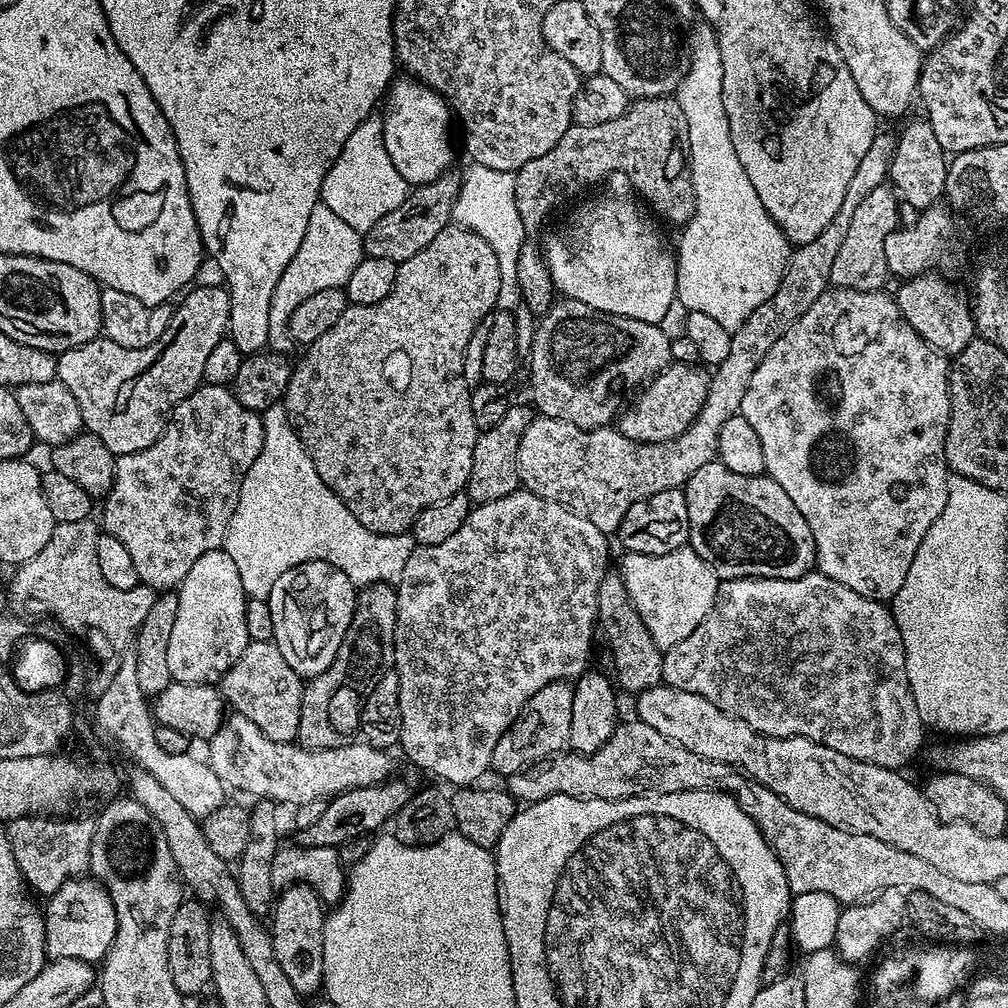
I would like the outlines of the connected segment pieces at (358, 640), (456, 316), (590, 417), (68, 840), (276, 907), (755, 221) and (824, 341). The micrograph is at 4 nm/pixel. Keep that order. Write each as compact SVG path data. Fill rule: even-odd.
M366 584L357 591L354 614L342 638L342 646L338 646L338 654L334 654L334 662L304 685L302 714L296 735L303 747L309 750L341 748L359 733L362 706L370 690L374 690L378 678L393 667L397 622L398 598L392 584Z
M449 222L442 230L438 230L438 234L428 245L422 246L422 250L418 250L418 254L414 254L414 258L399 261L394 286L390 290L390 294L386 294L386 298L382 298L382 302L374 302L374 306L349 304L346 310L342 310L342 318L338 318L338 322L334 322L334 326L330 326L330 330L326 330L326 334L322 334L322 338L314 338L314 342L303 349L304 357L300 361L298 359L295 361L292 377L286 386L282 401L284 408L288 411L288 421L295 428L297 434L300 435L300 440L304 444L305 450L307 450L314 462L314 470L318 470L318 478L322 478L322 482L326 482L326 486L330 486L332 493L348 507L350 514L354 514L354 518L358 518L358 522L362 522L362 526L366 526L366 530L386 534L387 536L393 536L399 532L408 532L412 527L414 518L418 518L418 514L422 510L426 510L426 506L434 506L438 502L442 502L446 498L450 498L454 494L467 489L468 479L470 478L470 462L474 462L474 446L476 445L478 430L474 426L474 414L470 410L470 386L464 377L466 346L470 346L470 337L474 334L474 330L478 330L478 326L483 320L489 319L490 313L497 307L497 305L495 306L496 299L500 295L502 295L502 289L500 287L500 271L498 270L498 254L494 254L492 247L487 244L486 238L478 238L478 234L474 234L474 230L466 230L461 224Z
M564 298L553 303L539 317L532 351L526 357L528 384L532 387L531 403L541 416L558 418L579 428L607 428L619 417L626 397L643 388L671 363L672 341L666 334L662 334L659 324L615 316L609 312L594 310L577 300Z
M41 814L38 816L23 816L7 821L6 831L10 850L14 854L14 862L24 875L24 883L33 893L41 892L44 898L54 895L68 880L83 877L88 872L90 862L90 838L92 837L93 821L89 820L60 820L56 814Z
M292 884L275 897L271 906L270 931L274 958L286 973L286 978L301 996L312 998L323 989L324 967L322 966L322 938L324 937L325 905L315 890L305 884Z
M707 22L692 29L690 66L674 99L686 114L688 162L696 195L696 214L683 225L676 252L676 298L689 312L707 314L734 333L778 290L794 248L762 206L758 190L738 162L722 102L722 54L716 31Z
M829 287L820 295L818 302L814 302L806 314L799 316L782 338L774 342L774 346L770 346L770 354L758 362L758 370L754 370L754 378L750 378L746 398L742 398L739 410L758 434L766 475L786 490L814 534L818 571L826 578L834 578L834 582L842 582L842 586L850 586L850 590L866 598L881 602L891 601L898 590L902 590L902 582L906 582L906 574L910 574L910 562L914 562L914 554L918 554L918 546L922 546L922 538L926 538L926 530L934 526L934 518L938 518L938 514L942 514L942 506L946 506L950 475L949 466L944 461L944 443L950 422L949 357L932 348L912 329L895 299L886 293L884 290L863 292Z

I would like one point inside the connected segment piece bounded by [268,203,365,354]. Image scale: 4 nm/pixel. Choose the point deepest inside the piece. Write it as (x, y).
(330, 249)

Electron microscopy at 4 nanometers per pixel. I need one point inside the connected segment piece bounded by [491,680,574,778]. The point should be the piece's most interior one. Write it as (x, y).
(543, 727)

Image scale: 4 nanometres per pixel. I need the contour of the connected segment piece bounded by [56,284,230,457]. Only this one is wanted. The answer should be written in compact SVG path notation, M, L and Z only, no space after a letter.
M193 287L183 297L185 300L175 305L162 338L150 342L150 346L123 348L113 340L97 338L56 356L56 375L74 394L74 402L82 410L84 428L102 438L113 456L146 450L160 437L166 417L176 404L203 381L210 350L228 332L230 298L227 287L219 287Z

